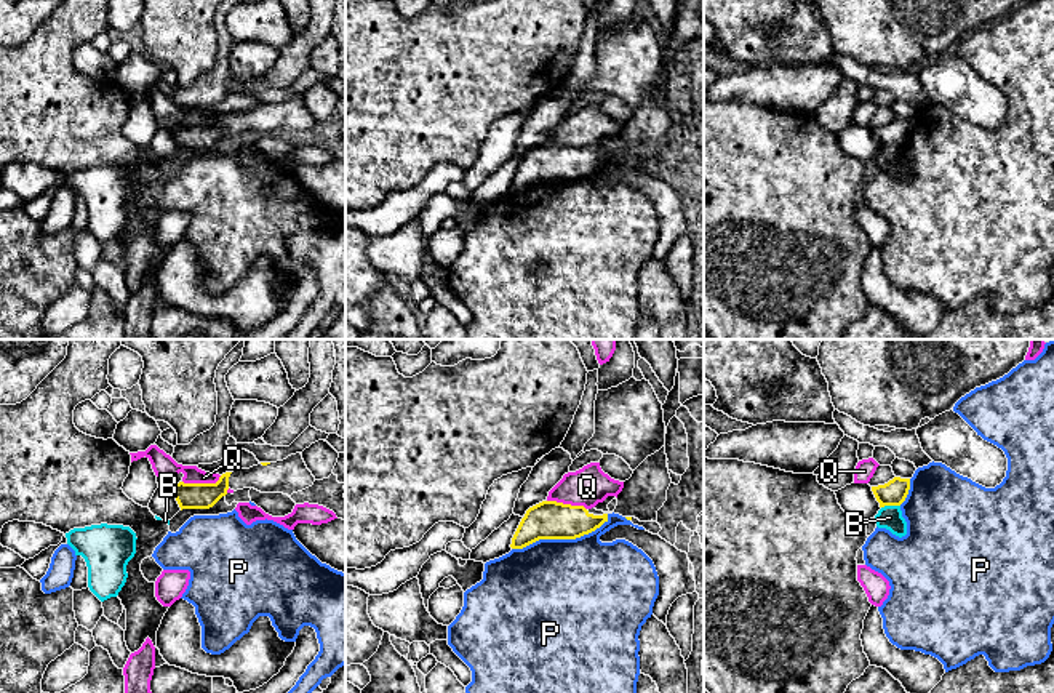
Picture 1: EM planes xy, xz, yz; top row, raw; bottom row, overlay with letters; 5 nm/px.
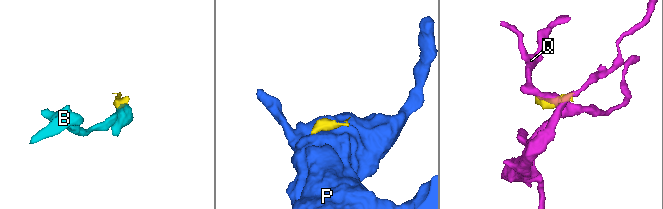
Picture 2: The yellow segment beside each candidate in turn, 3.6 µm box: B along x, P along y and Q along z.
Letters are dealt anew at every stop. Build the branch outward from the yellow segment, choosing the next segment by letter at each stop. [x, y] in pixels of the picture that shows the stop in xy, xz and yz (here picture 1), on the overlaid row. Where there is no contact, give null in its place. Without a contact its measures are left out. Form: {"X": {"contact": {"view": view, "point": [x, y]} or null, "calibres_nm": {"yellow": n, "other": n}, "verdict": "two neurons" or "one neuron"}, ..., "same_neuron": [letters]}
{"B": {"contact": {"view": "yz", "point": [890, 504]}, "calibres_nm": {"yellow": 130, "other": 120}, "verdict": "two neurons"}, "P": {"contact": {"view": "xz", "point": [562, 538]}, "calibres_nm": {"yellow": 190, "other": 500}, "verdict": "two neurons"}, "Q": {"contact": {"view": "xy", "point": [202, 484]}, "calibres_nm": {"yellow": 130, "other": 110}, "verdict": "two neurons"}, "same_neuron": []}

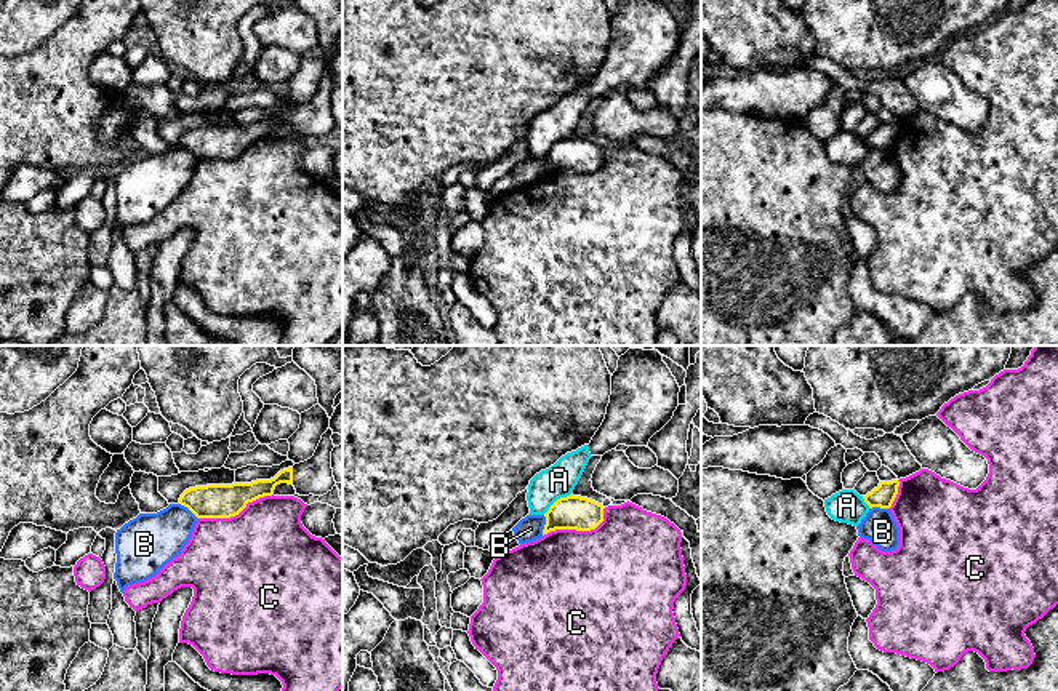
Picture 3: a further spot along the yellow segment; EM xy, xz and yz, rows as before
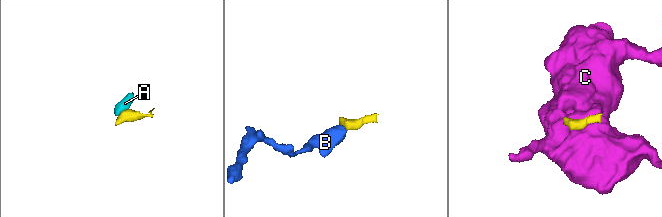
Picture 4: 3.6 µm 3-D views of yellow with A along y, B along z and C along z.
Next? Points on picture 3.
{"A": {"contact": {"view": "xz", "point": [556, 501]}, "calibres_nm": {"yellow": 180, "other": 170}, "verdict": "two neurons"}, "B": {"contact": {"view": "xz", "point": [545, 525]}, "calibres_nm": {"yellow": 180, "other": 130}, "verdict": "two neurons"}, "C": {"contact": {"view": "xy", "point": [236, 514]}, "calibres_nm": {"yellow": 180, "other": 480}, "verdict": "two neurons"}, "same_neuron": []}

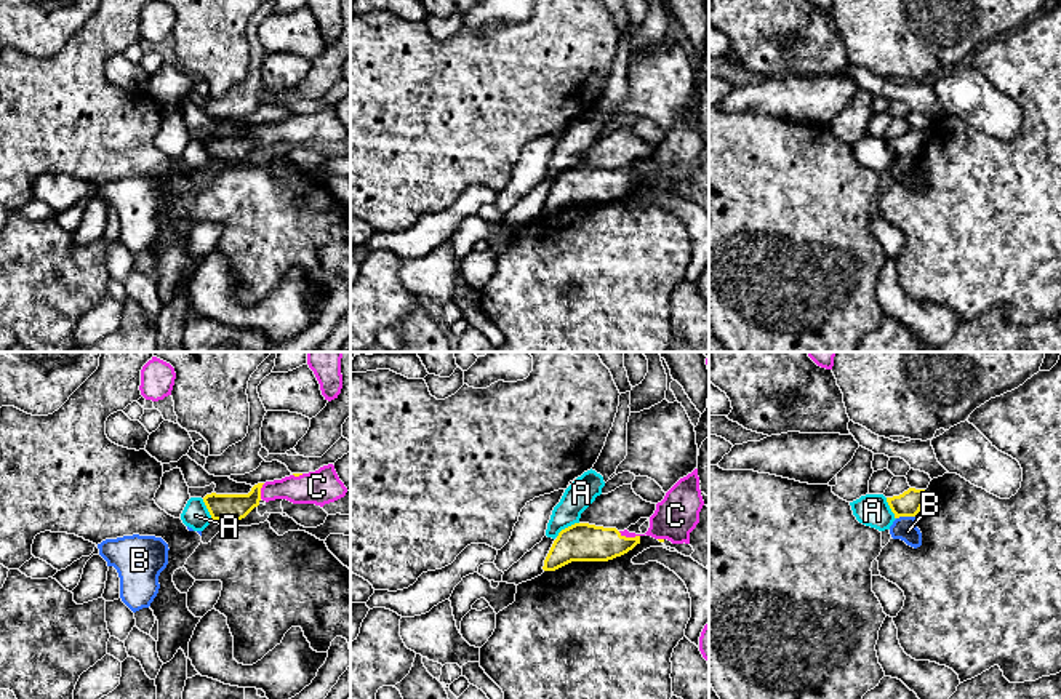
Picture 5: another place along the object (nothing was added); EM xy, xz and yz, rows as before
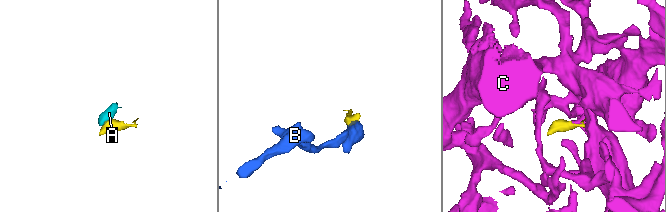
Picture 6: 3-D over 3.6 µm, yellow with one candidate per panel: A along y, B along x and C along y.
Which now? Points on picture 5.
{"A": {"contact": {"view": "xz", "point": [568, 527]}, "calibres_nm": {"yellow": 190, "other": 150}, "verdict": "two neurons"}, "B": {"contact": {"view": "yz", "point": [904, 515]}, "calibres_nm": {"yellow": 130, "other": 120}, "verdict": "two neurons"}, "C": {"contact": {"view": "xz", "point": [629, 538]}, "calibres_nm": {"yellow": 190, "other": 220}, "verdict": "one neuron"}, "same_neuron": ["C"]}

